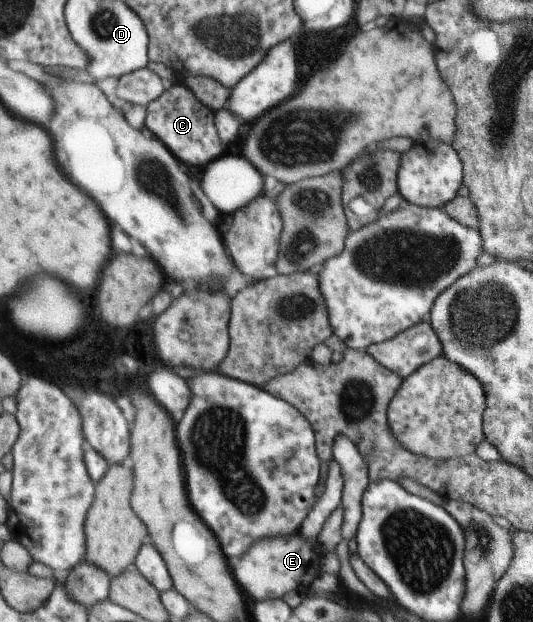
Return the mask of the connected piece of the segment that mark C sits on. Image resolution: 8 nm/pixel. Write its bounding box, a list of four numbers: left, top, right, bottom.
[146,85,226,168]

